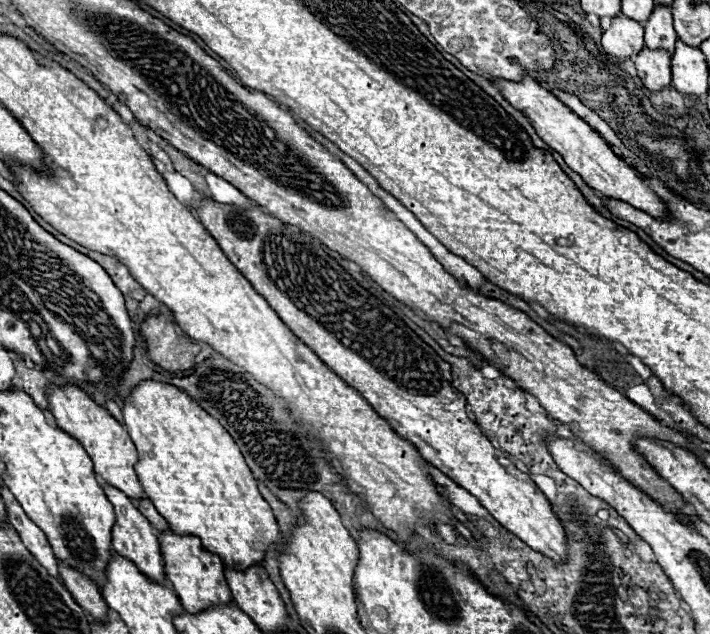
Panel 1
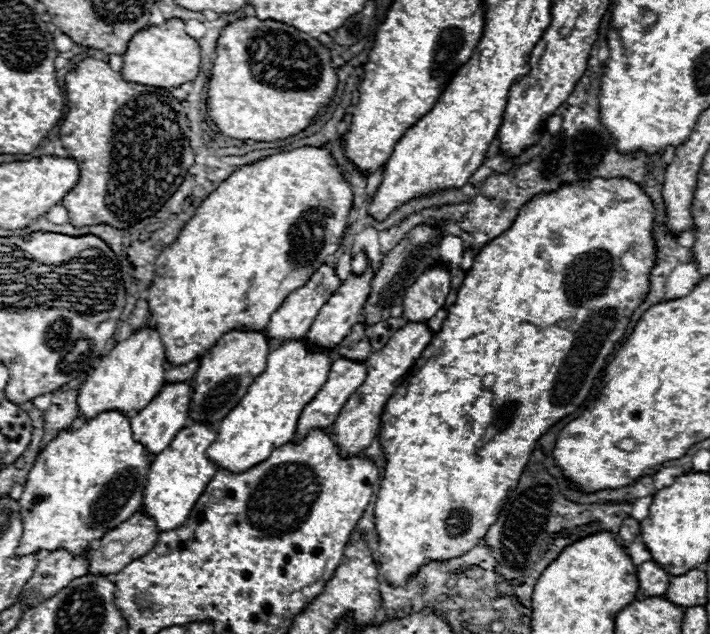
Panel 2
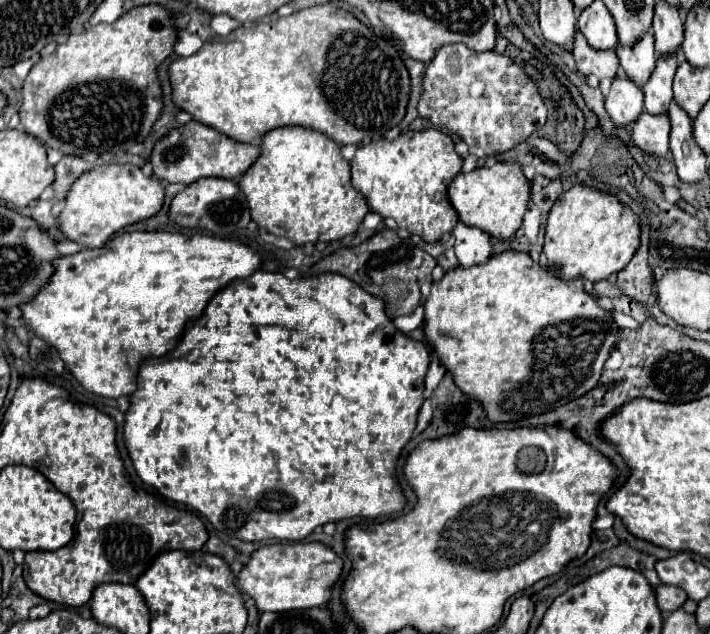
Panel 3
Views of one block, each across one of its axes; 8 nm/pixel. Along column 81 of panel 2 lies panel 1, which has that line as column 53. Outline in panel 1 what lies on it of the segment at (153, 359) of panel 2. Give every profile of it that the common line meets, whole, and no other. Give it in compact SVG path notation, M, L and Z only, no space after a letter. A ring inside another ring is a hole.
M66 384L62 388L48 386L48 400L50 400L52 414L58 422L58 426L66 434L74 436L84 446L88 456L92 458L94 472L100 474L100 478L104 478L110 486L116 486L118 490L122 490L128 498L142 500L146 494L134 472L134 464L138 462L136 448L134 448L130 436L126 434L126 430L122 428L122 424L116 422L102 406L98 406L94 400L90 400L78 386L72 386L72 384Z

